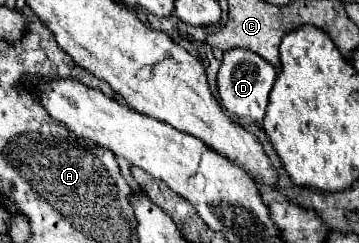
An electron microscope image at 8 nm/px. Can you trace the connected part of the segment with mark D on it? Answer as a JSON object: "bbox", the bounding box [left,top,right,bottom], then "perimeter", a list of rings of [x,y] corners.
{"bbox":[216,48,276,122],"perimeter":[[[240,48],[228,50],[228,52],[224,52],[222,66],[216,76],[220,102],[236,118],[262,122],[274,78],[276,78],[276,68],[272,64],[268,64],[262,56],[254,54],[252,50],[240,50]]]}

